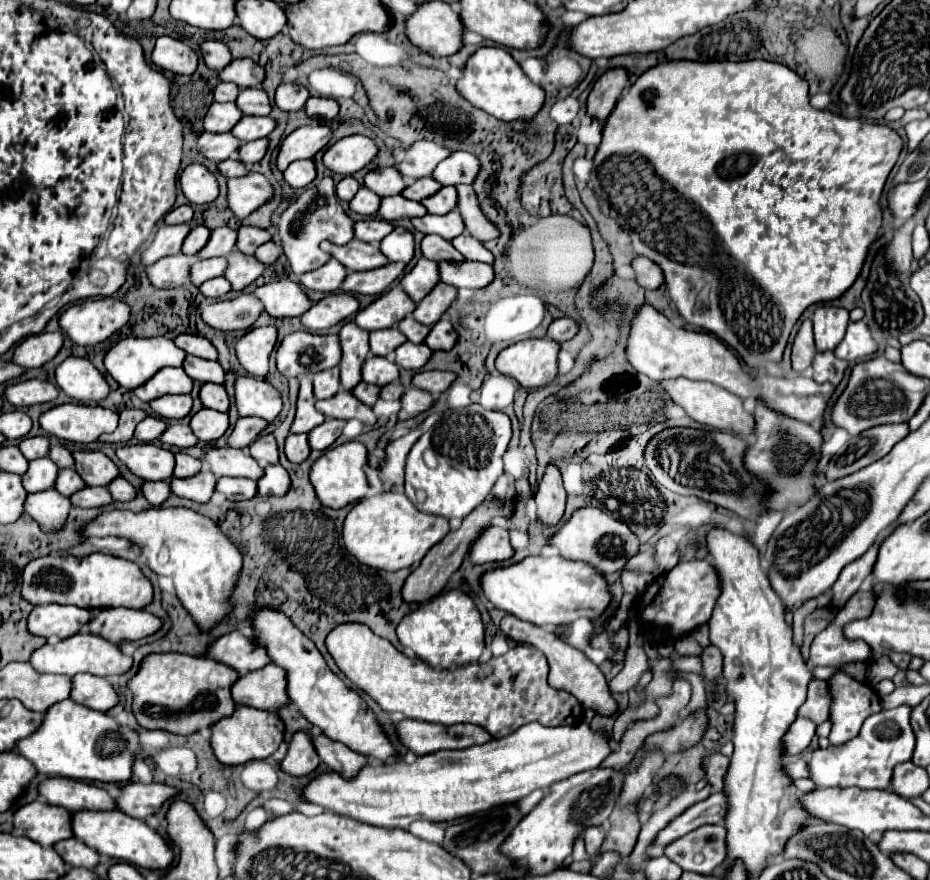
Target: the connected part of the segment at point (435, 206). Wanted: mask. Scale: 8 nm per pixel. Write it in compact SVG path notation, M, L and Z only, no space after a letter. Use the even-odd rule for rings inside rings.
M442 187L434 197L428 197L426 201L422 201L428 213L434 213L434 215L450 213L456 207L456 203L458 203L456 187Z

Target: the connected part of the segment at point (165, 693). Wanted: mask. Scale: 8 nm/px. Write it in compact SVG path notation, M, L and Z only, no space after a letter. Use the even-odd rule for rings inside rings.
M154 653L144 657L140 671L130 679L128 687L134 693L132 711L138 723L146 729L162 729L176 735L192 735L202 727L210 727L222 717L234 713L232 685L240 673L230 671L208 657L192 657L184 653Z

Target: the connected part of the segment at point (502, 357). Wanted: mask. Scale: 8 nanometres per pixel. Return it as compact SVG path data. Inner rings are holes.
M524 339L500 351L496 369L514 377L524 389L540 389L558 373L560 343L552 339Z

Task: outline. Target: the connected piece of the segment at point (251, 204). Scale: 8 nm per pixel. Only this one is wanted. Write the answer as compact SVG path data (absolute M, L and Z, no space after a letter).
M248 173L238 179L228 179L228 205L238 219L248 217L274 197L270 181L260 173Z

